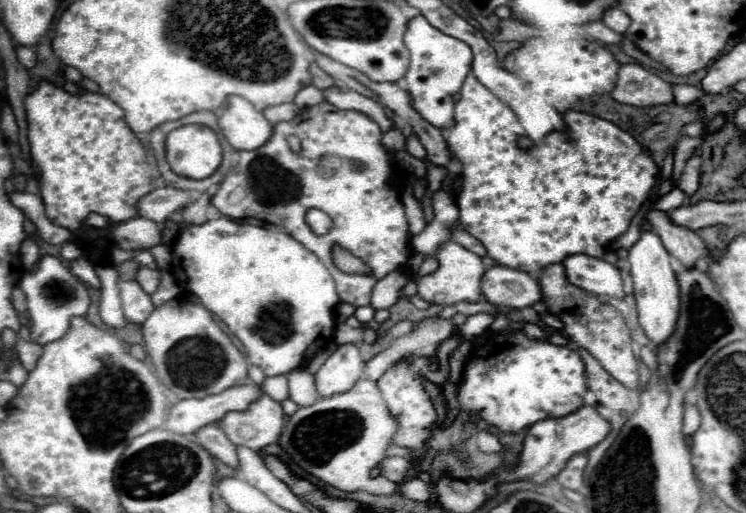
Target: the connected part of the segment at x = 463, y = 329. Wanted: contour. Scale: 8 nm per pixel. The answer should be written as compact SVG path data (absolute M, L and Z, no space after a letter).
M472 314L466 318L466 322L460 326L460 334L464 338L472 338L472 336L478 336L482 334L490 324L492 324L492 316L490 314Z

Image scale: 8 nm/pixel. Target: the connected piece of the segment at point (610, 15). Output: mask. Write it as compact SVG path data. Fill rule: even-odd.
M618 6L608 8L608 10L604 12L604 16L602 16L602 22L606 22L606 26L612 28L614 32L618 32L618 34L624 34L626 28L630 26L630 18L628 18Z

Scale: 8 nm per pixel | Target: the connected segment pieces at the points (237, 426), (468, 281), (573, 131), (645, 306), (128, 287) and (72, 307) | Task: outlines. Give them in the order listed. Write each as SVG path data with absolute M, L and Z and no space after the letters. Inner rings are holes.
M262 396L252 402L244 412L230 412L222 420L222 430L236 446L262 450L264 446L278 442L284 430L282 404L270 396Z
M446 240L436 252L434 252L434 258L438 260L438 270L434 274L428 274L428 276L422 276L418 278L418 296L430 304L436 304L436 306L452 306L460 300L478 300L482 298L482 292L480 292L480 278L484 274L484 264L482 260L468 252L466 248L462 248L460 244L452 242L452 240Z
M468 74L460 88L460 100L454 106L454 124L446 132L446 142L462 164L462 188L456 202L460 226L480 240L488 256L500 266L540 272L570 254L602 258L608 242L628 230L658 180L658 166L652 156L646 154L634 136L616 124L578 110L568 110L562 118L566 130L552 130L540 144L520 148L514 112L482 86L474 74Z
M642 232L640 240L630 248L628 260L632 266L632 280L634 280L634 296L640 316L640 326L644 328L646 336L654 346L662 346L674 334L674 326L680 314L678 302L678 278L670 266L670 254L662 246L662 240L654 232Z
M120 282L118 288L120 288L124 316L134 324L142 324L154 310L150 296L140 288L138 282Z
M42 256L42 260L38 262L38 270L22 276L20 288L24 290L28 302L28 316L32 322L30 338L40 346L62 338L62 334L66 334L70 326L70 318L84 316L90 306L88 288L78 278L74 278L74 274L62 264L62 260L54 256Z

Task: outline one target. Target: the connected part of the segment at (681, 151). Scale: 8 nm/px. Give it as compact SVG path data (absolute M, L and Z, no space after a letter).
M684 136L684 138L678 140L676 158L674 158L674 174L672 174L676 182L678 182L680 174L682 174L682 168L684 168L684 164L686 164L686 160L692 156L692 152L694 152L702 142L704 142L702 136L698 136L698 138L688 138L688 136Z

